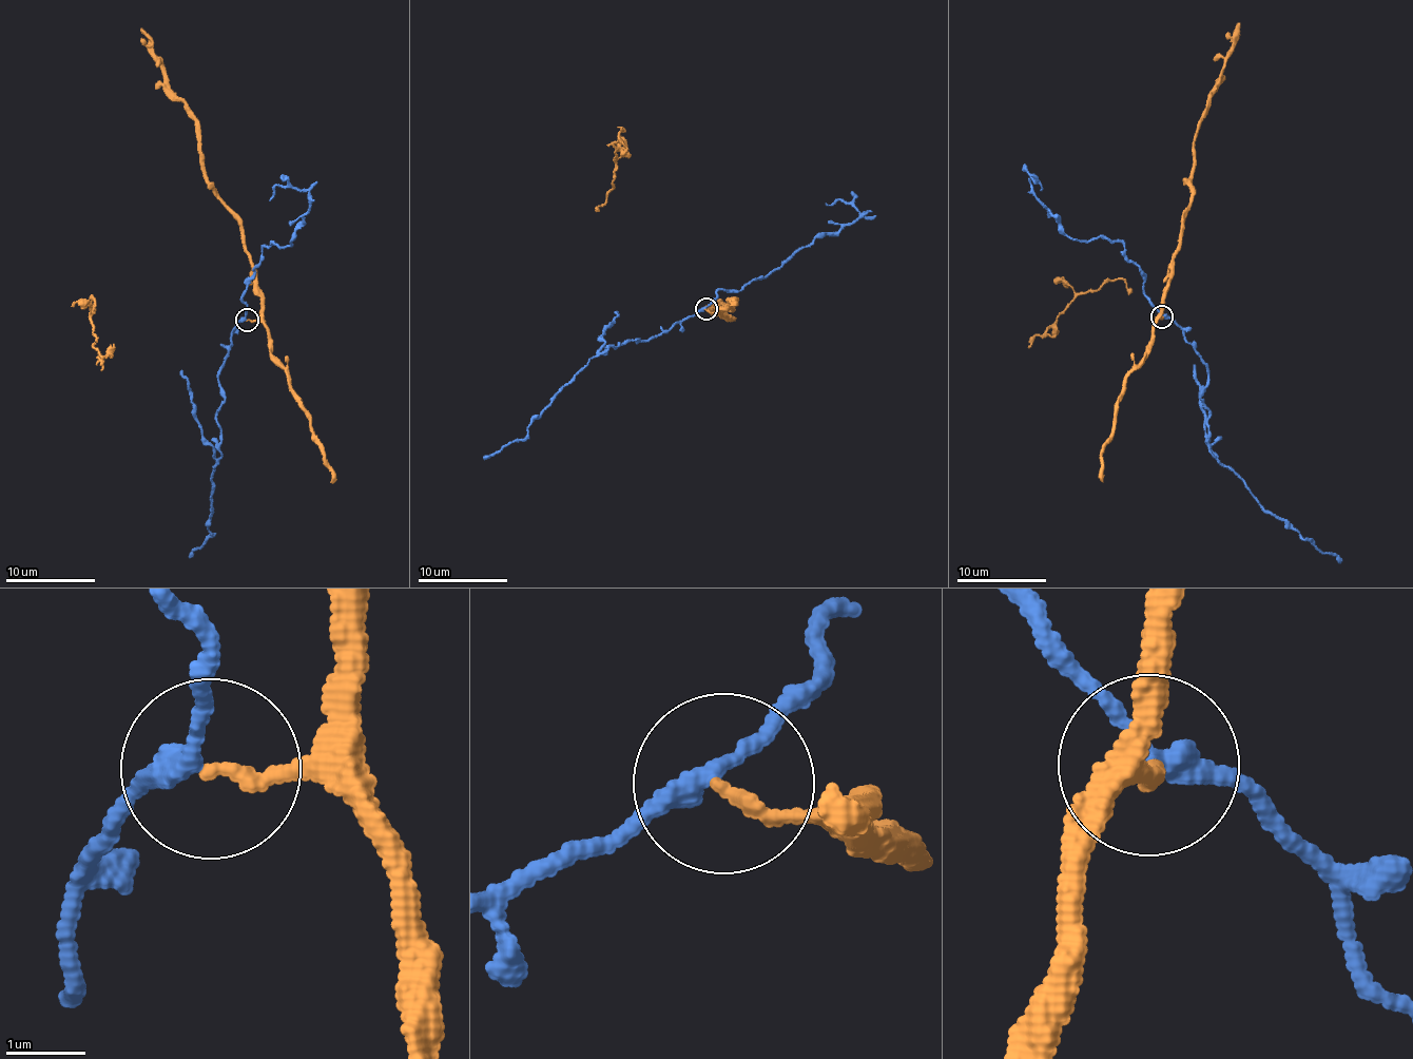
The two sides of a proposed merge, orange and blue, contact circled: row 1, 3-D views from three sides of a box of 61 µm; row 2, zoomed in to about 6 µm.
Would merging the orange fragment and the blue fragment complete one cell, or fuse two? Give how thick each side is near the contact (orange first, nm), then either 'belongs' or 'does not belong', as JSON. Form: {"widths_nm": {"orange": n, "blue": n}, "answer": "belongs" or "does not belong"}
{"widths_nm": {"orange": 160, "blue": 240}, "answer": "does not belong"}

